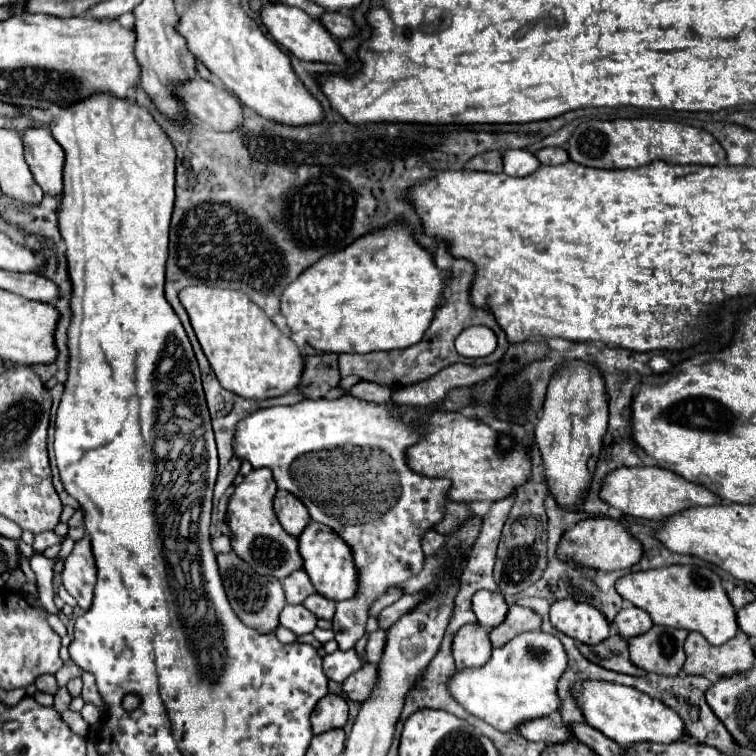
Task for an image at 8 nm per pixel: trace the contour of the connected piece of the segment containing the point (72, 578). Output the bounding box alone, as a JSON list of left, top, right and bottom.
[63,534,95,610]

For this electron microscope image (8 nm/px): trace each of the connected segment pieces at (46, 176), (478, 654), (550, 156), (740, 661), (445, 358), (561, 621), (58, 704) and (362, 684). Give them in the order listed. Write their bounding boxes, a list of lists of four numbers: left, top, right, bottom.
[[23,128,63,198],[453,626,491,670],[535,146,571,166],[683,632,755,676],[339,240,507,386],[549,600,609,644],[55,686,73,712],[343,664,379,702]]

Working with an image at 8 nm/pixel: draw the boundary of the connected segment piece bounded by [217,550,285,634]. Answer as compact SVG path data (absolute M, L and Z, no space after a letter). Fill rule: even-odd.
M233 550L227 554L217 554L217 564L219 564L223 588L233 612L257 632L263 632L263 634L273 632L279 626L279 614L285 606L285 594L283 594L281 582L275 580L273 576L255 574L255 570L245 560L241 560Z

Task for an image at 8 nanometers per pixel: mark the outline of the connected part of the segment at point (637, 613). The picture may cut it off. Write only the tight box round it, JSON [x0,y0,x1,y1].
[615,606,653,638]

